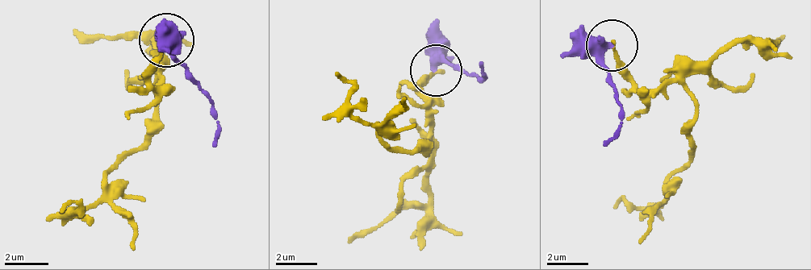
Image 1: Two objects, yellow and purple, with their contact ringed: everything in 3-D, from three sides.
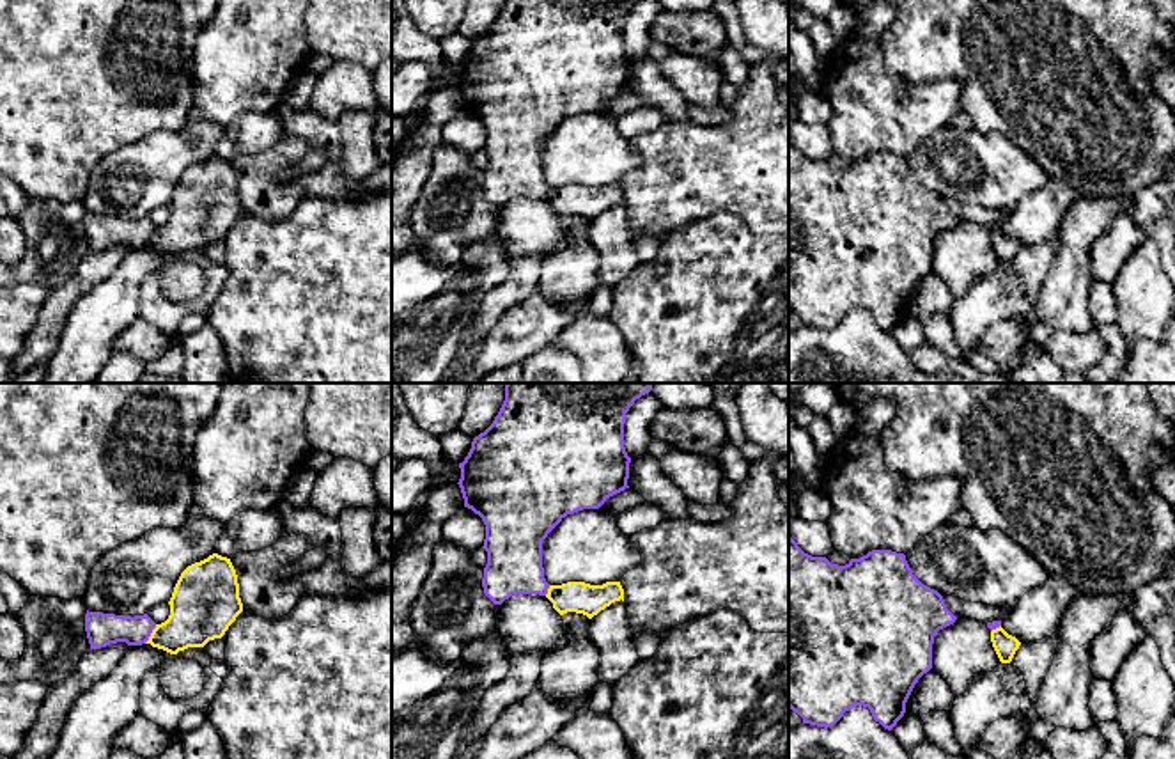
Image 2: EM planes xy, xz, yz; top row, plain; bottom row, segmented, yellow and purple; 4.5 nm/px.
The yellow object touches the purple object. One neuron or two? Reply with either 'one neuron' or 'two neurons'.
two neurons

